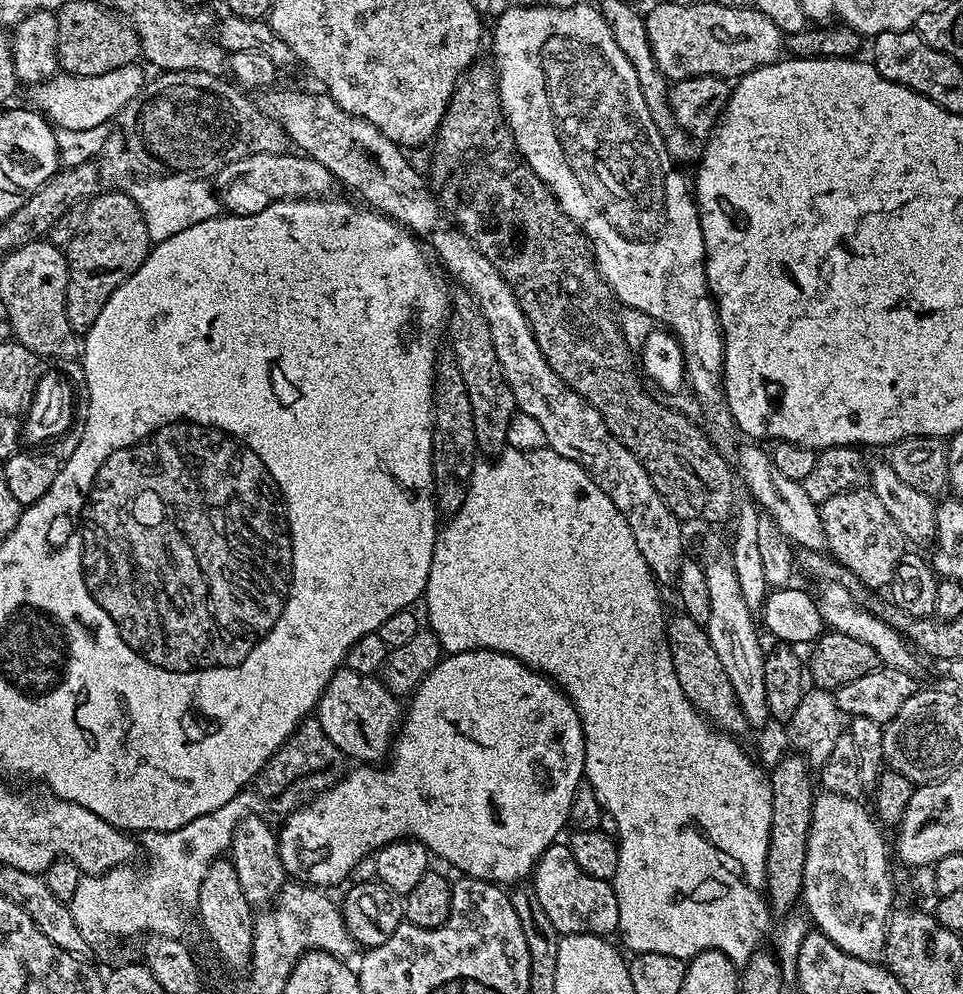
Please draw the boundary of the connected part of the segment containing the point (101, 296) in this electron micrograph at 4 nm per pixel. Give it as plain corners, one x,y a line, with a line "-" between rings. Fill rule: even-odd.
105,190
87,201
80,231
66,246
68,258
66,314
70,318
73,332
77,334
83,334
88,331
90,326
94,326
94,318
98,318
98,314
102,314
102,306
106,306
110,294
114,294
114,290
118,290
118,286
122,286
124,280
130,278
130,274
134,274
138,270
138,266
142,266
142,262
148,257
150,251
150,241
146,222
142,218
142,210
127,191
112,191
116,190

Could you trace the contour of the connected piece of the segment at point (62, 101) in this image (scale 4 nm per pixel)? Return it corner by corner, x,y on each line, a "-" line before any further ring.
139,63
127,64
118,70
93,76
57,74
41,84
31,85
31,107
43,114
57,129
65,132
85,132
103,128
141,92
146,83

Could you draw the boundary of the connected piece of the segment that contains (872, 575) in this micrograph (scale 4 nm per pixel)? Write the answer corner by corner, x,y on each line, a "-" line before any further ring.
871,490
843,492
830,498
820,505
820,517
826,532
827,551
836,563
847,569
860,584
869,584
870,587
876,588
879,584
893,583
896,571
902,564
900,555
904,552
906,541
898,530
894,518
886,511
886,506
882,506
882,502
878,502
878,498

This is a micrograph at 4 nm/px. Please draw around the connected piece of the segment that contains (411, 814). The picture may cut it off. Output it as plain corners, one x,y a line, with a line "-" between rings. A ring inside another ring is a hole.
479,648
469,652
453,652
445,655
438,662
438,666
430,670
430,674
412,693
410,703
412,705
409,708
407,705
406,715
394,737
390,749
391,756
387,761
388,768
356,766
353,767
356,768
353,772
352,769
345,771
331,788
325,788
296,811
287,813
285,820
288,821
282,826
279,825
282,866
293,881
310,884
321,890
331,889
331,884
342,883
359,866
363,856
371,857
390,842
411,838
427,846
433,857
441,856
446,863
453,864
458,870
457,873
476,876
479,880
490,880
501,886
512,886
517,882
527,881
538,858
551,844
557,843
559,836
556,835
568,824
570,802
584,774
584,731
574,706
548,677
533,672
521,660
494,650

